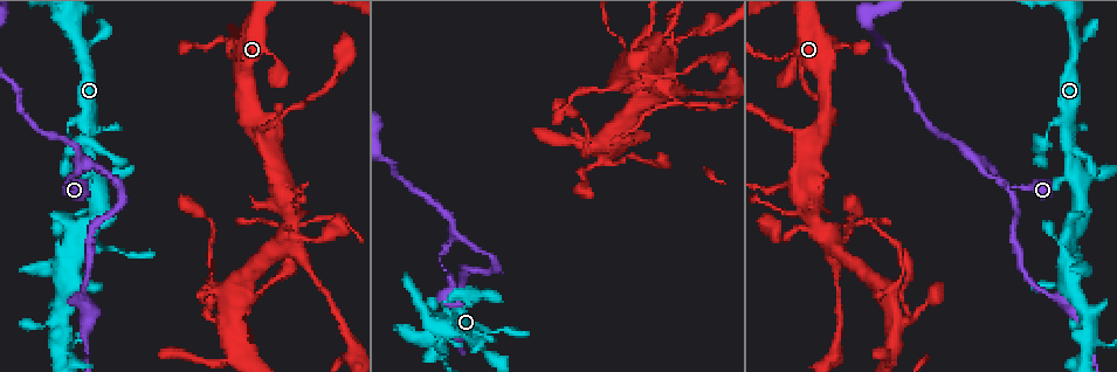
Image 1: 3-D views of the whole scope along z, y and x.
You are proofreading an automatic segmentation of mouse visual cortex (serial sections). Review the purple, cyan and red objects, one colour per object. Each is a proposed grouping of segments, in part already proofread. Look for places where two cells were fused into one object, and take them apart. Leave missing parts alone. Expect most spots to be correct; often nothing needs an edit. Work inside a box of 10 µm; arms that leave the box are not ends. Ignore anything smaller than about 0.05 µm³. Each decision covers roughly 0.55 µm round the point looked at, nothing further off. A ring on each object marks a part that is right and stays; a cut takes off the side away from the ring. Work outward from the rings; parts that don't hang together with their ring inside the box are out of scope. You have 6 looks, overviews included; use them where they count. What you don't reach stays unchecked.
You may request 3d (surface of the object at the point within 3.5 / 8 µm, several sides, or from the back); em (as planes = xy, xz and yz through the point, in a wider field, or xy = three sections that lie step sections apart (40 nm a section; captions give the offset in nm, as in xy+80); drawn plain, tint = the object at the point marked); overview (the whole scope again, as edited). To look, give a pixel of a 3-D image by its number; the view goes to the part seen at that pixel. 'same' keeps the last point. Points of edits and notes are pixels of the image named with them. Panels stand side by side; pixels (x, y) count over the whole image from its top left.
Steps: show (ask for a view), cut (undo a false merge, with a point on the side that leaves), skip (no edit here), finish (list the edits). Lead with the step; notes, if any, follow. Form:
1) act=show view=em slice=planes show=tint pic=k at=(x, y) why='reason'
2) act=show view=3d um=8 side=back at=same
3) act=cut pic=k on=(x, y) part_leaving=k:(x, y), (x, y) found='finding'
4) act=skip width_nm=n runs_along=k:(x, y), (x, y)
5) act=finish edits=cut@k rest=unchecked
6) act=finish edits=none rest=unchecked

act=show view=3d um=3.5 pic=1 at=(77, 172) why='sharp bend'

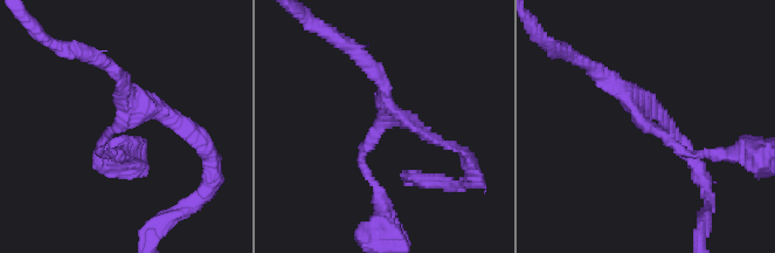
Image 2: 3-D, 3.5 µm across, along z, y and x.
act=show view=em slice=xy step=3 show=tint pic=2 at=(643, 120) arms=3 arm_widths_nm=100,150,200

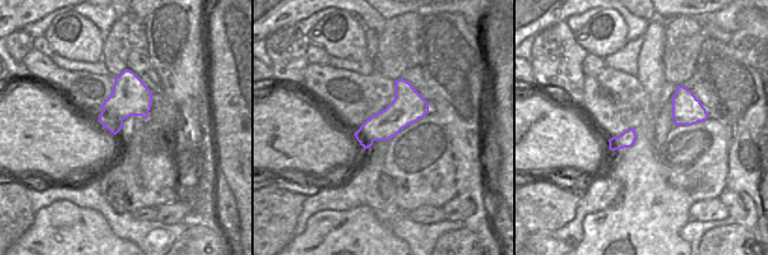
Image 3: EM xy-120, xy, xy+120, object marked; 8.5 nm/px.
act=show view=em slice=planes show=tint at=same

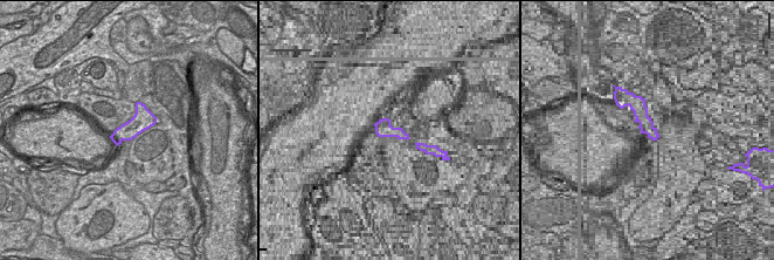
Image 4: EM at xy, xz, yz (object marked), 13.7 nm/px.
act=skip runs_along=2:(367, 175), (360, 157), (388, 121), (450, 145) found='all the same cell'

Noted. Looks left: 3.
act=show view=3d um=3.5 side=back pic=1 at=(298, 248) why='thick turns thin'

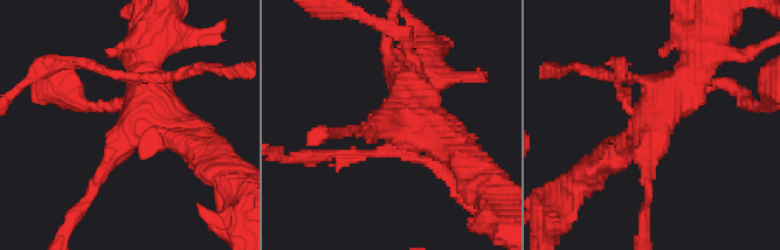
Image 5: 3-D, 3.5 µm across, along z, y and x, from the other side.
act=show view=em slice=planes show=tint pic=5 at=(652, 129)

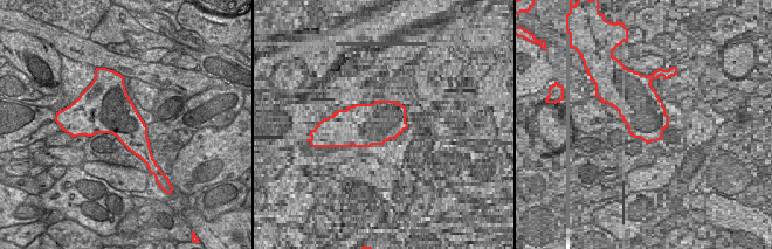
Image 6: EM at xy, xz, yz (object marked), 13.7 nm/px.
act=skip width_nm=650 runs_along=5:(698, 37), (687, 81), (623, 148) found='one cell here'

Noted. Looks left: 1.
act=finish edits=none rest=unchecked

